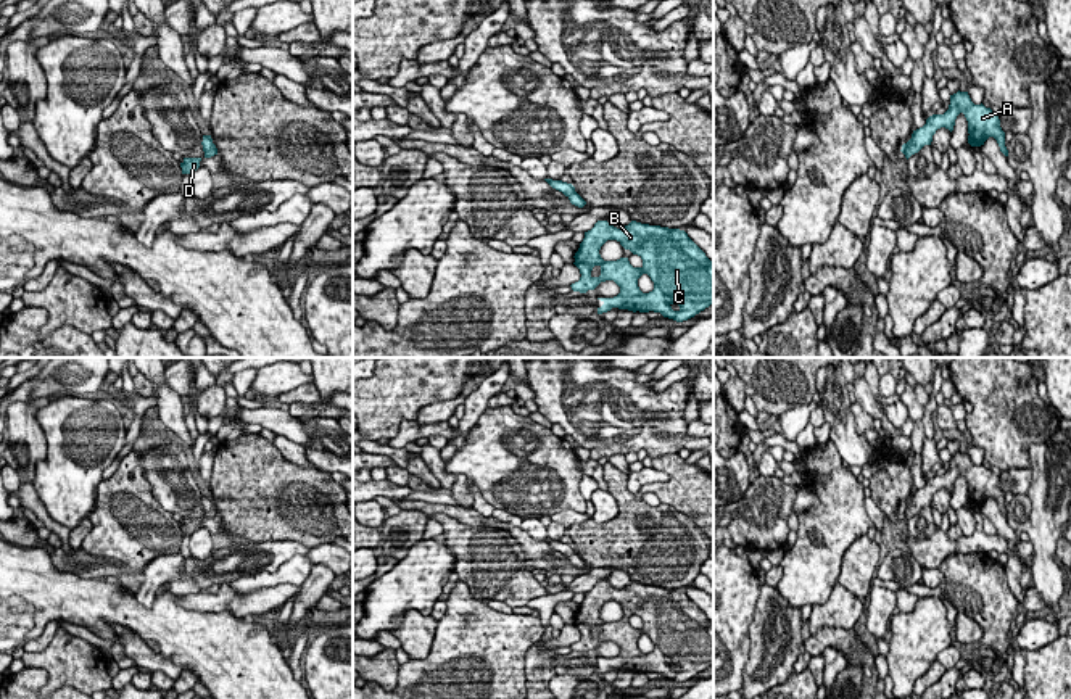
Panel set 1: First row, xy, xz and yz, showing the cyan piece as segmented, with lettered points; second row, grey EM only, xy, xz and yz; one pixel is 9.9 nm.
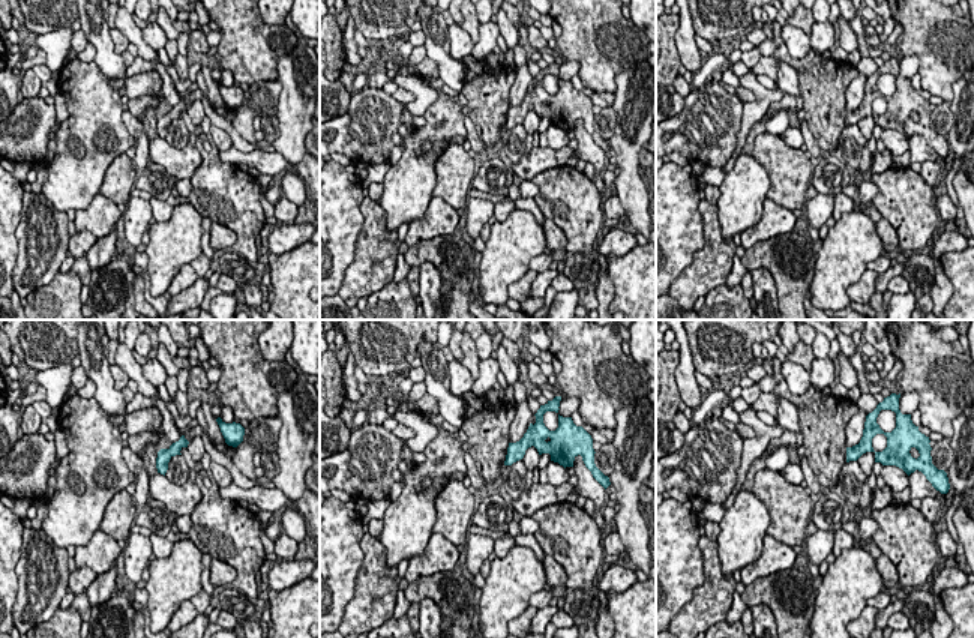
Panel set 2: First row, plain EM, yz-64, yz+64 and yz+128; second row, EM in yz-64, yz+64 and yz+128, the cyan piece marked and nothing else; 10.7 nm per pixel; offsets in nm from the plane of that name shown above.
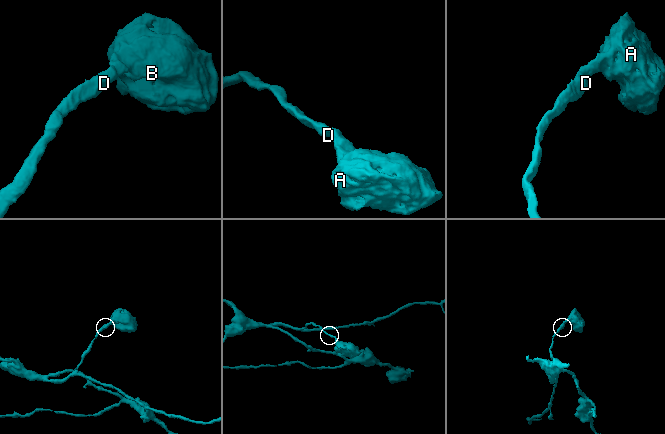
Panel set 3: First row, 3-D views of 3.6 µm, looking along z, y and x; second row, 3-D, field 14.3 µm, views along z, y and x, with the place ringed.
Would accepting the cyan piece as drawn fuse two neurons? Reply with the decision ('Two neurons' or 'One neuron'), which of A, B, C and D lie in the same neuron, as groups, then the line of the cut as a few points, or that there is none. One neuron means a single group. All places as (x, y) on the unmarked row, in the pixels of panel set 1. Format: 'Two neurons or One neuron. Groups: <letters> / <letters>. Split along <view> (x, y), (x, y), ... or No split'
One neuron. Groups: A B C D. No split

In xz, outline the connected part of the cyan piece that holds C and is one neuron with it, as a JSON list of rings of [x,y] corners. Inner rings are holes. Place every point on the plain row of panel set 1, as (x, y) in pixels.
[[[598,581],[585,593],[573,618],[581,635],[580,641],[570,646],[573,652],[586,654],[606,641],[620,647],[617,657],[598,659],[604,664],[598,675],[612,668],[654,672],[683,683],[713,665],[713,623],[684,591],[636,581],[617,589],[607,581]],[[607,601],[617,601],[625,610],[638,615],[643,627],[633,628],[628,618],[604,622],[599,610]],[[643,635],[654,643],[649,654],[638,647]]]

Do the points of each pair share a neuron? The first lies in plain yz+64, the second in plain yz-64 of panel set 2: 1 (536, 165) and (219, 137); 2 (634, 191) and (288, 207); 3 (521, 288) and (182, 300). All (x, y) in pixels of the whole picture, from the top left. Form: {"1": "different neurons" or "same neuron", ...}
{"1": "different neurons", "2": "different neurons", "3": "different neurons"}

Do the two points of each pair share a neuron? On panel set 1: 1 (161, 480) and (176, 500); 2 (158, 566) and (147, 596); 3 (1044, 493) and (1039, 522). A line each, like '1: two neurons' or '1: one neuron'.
1: one neuron
2: one neuron
3: one neuron

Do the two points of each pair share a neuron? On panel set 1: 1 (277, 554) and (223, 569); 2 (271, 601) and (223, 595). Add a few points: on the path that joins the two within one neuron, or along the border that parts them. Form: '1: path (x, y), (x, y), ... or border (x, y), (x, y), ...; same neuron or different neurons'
1: path (264, 556), (235, 561); same neuron
2: path (260, 601), (234, 601); same neuron

